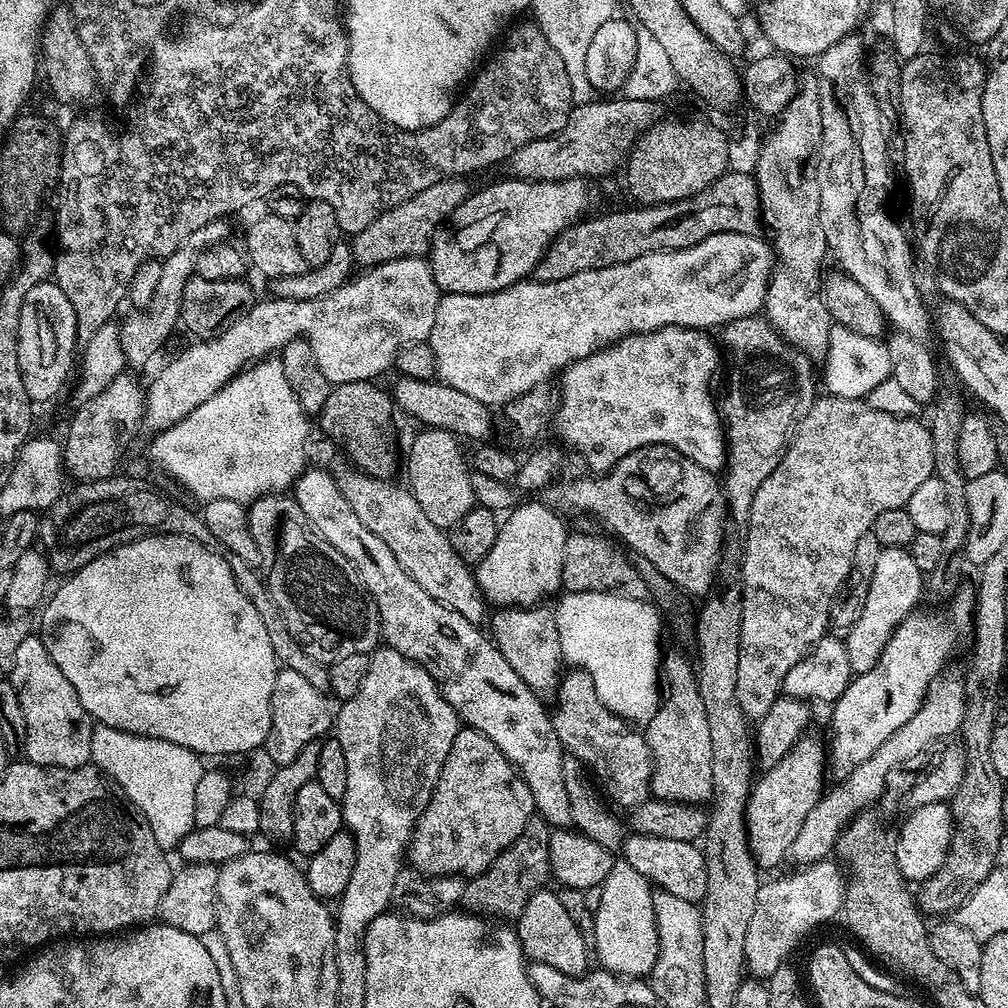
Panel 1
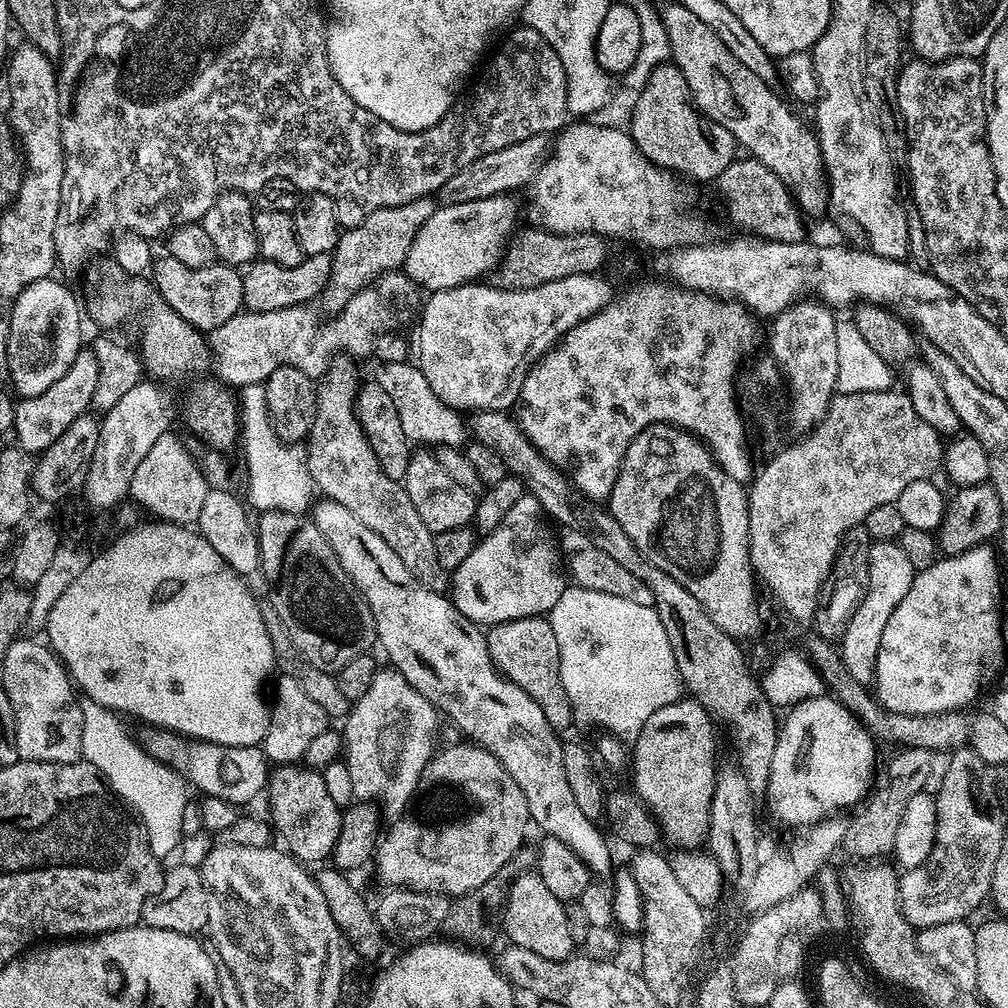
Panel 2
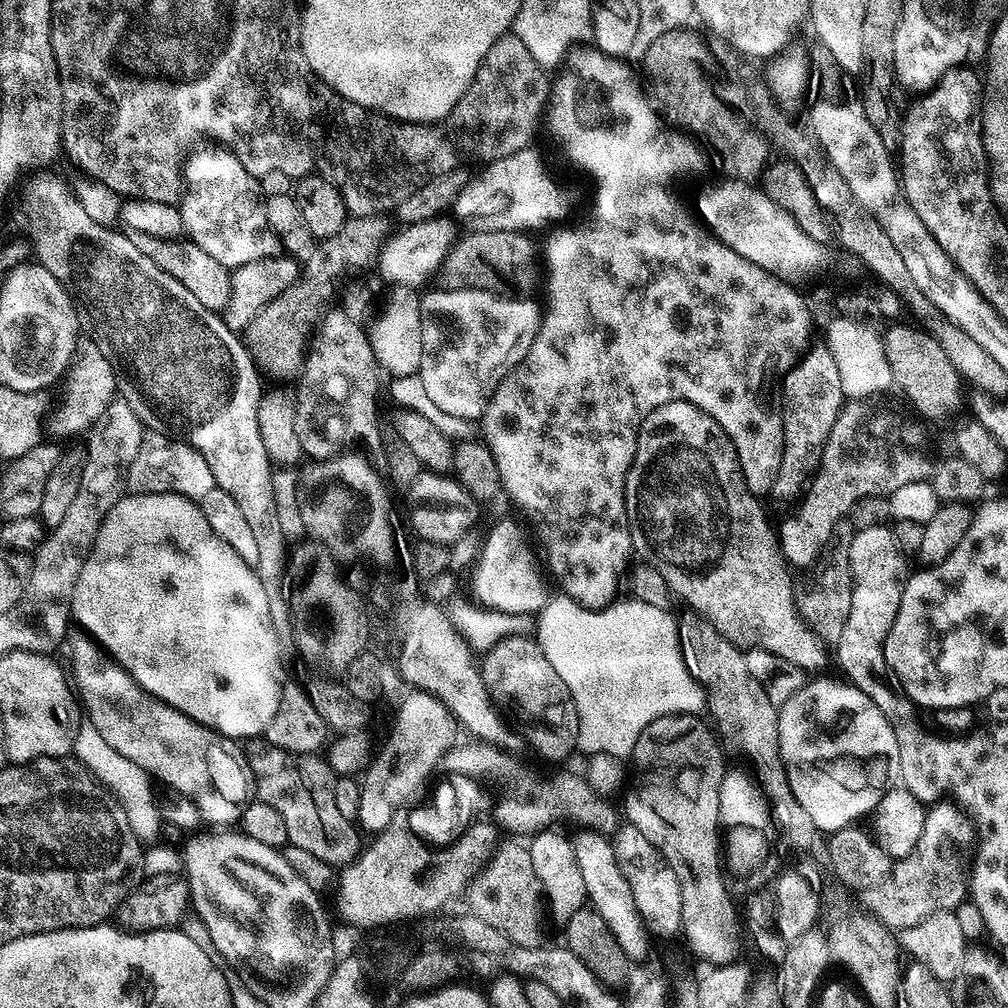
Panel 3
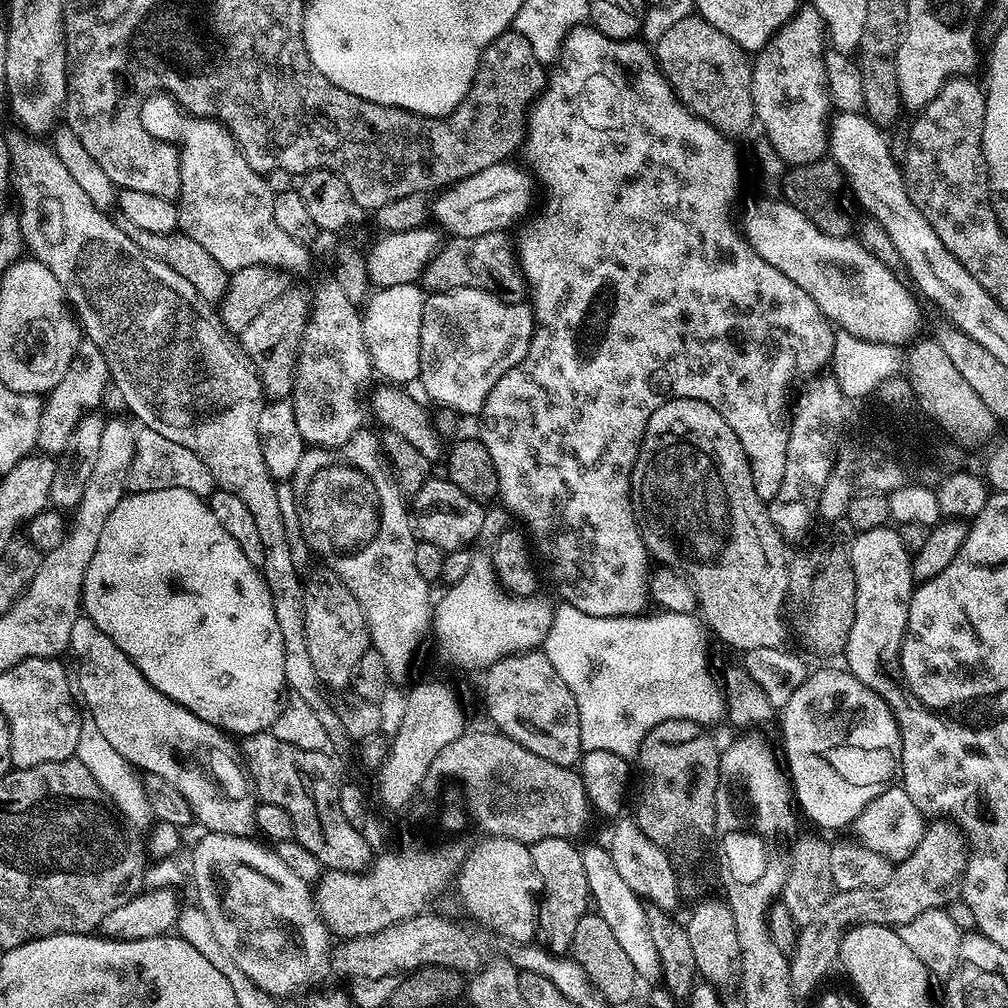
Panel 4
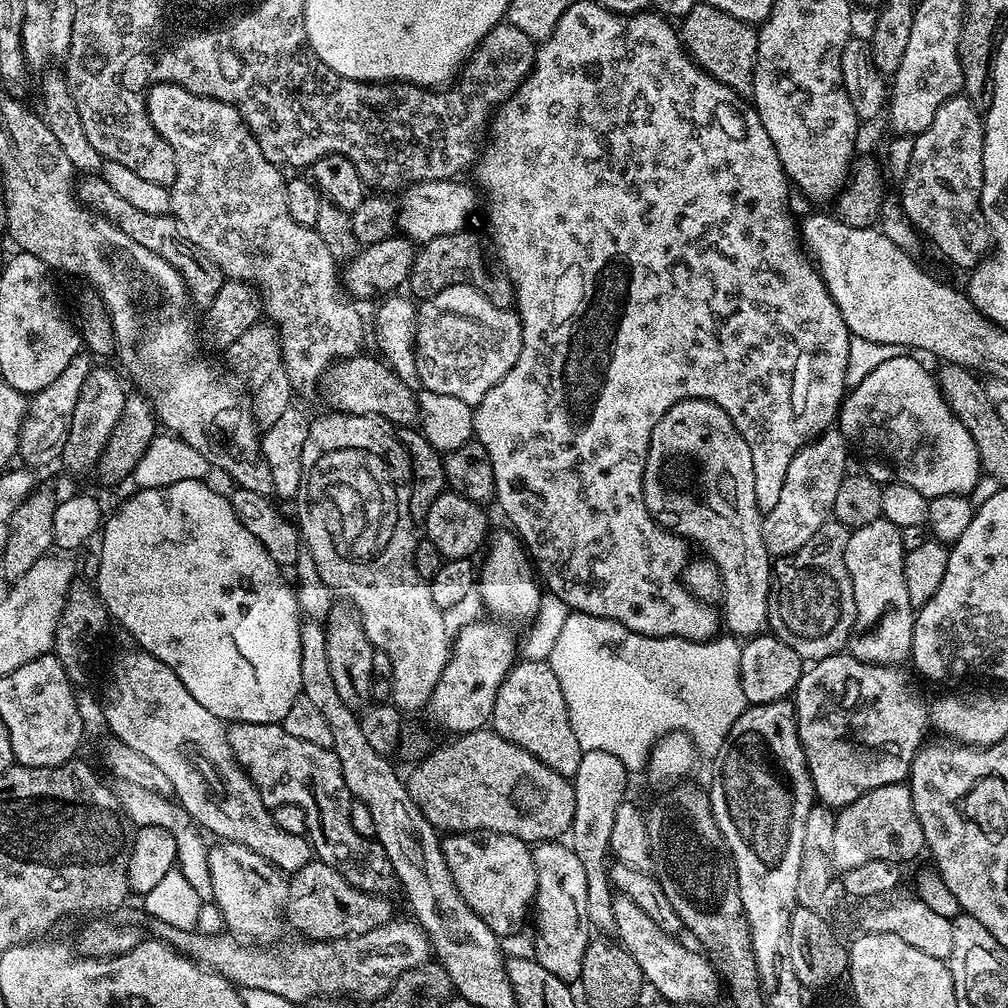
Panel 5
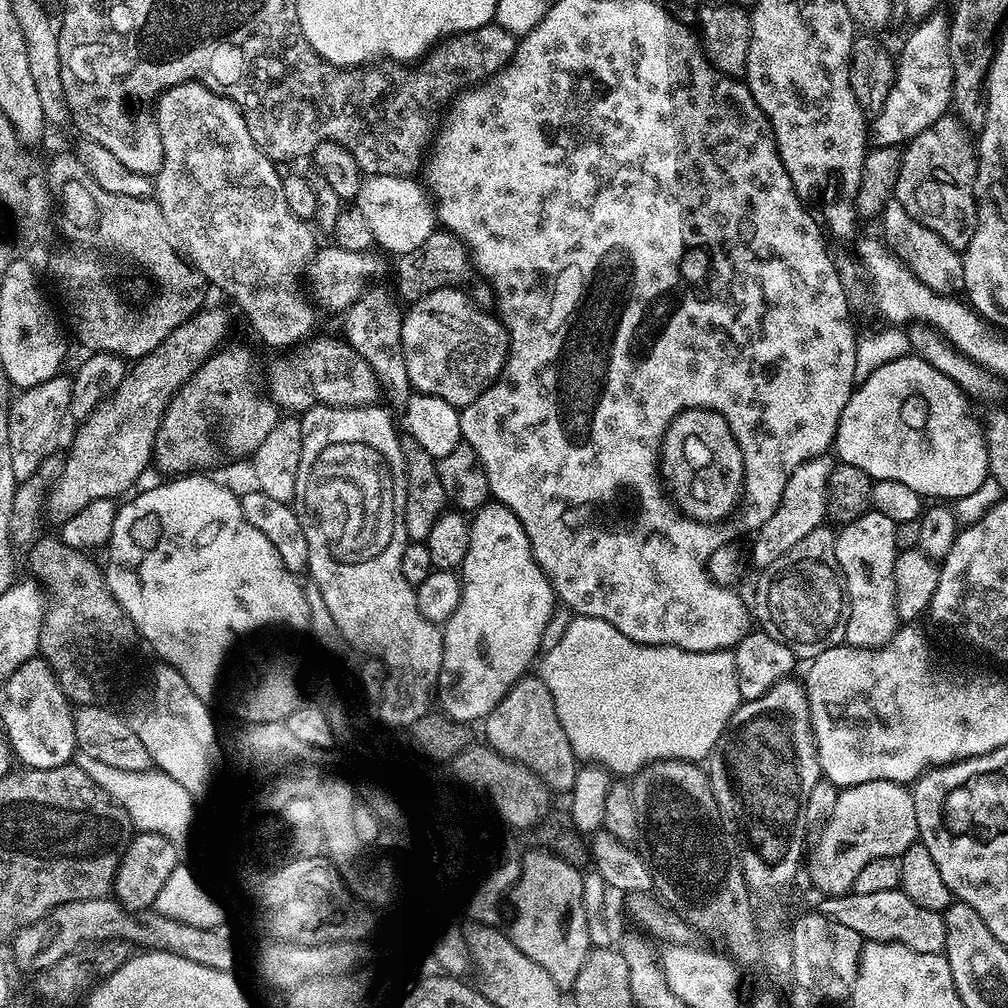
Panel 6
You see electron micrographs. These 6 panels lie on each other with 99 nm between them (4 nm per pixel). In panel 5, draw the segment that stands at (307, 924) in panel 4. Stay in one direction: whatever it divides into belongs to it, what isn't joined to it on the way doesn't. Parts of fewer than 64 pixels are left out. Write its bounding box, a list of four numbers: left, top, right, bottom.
[208,843,288,942]

